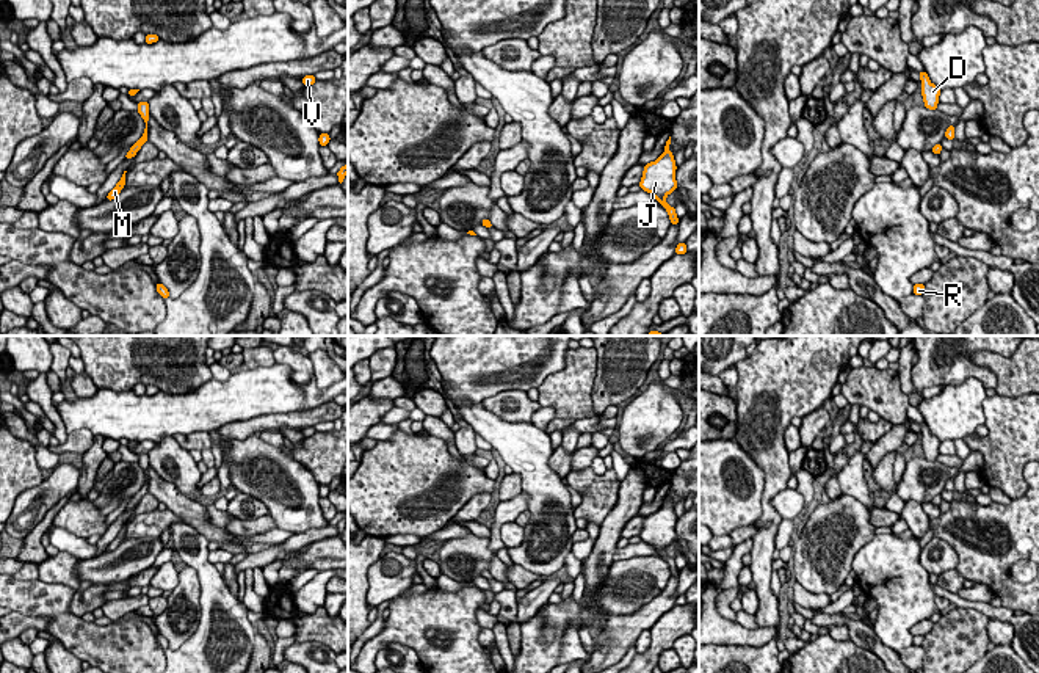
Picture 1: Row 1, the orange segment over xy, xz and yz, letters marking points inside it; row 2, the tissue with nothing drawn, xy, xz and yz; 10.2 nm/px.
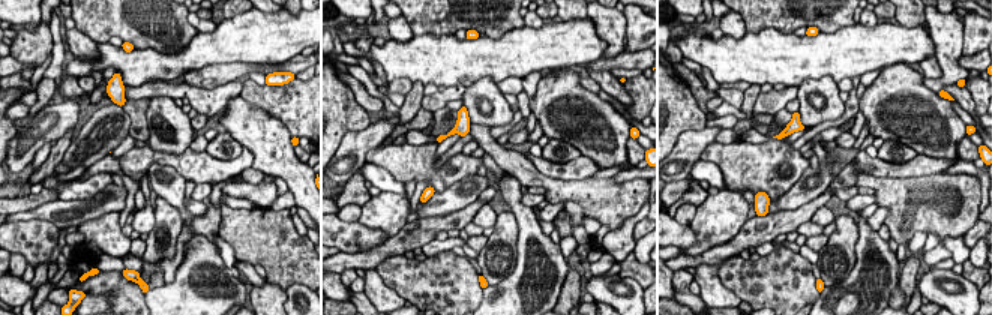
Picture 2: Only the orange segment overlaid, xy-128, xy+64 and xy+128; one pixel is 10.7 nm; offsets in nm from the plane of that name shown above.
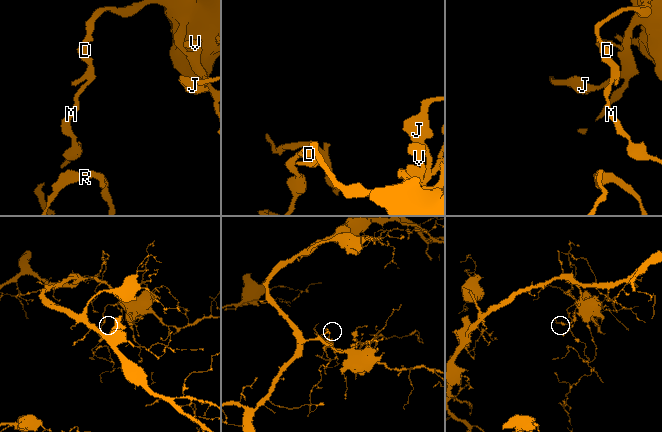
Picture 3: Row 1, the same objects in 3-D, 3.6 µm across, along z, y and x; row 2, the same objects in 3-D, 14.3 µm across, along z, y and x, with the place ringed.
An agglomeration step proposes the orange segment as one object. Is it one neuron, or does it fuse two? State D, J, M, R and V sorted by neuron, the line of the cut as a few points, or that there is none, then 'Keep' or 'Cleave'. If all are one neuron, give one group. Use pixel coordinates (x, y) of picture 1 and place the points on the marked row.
Groups: D J M R V. No split. Keep

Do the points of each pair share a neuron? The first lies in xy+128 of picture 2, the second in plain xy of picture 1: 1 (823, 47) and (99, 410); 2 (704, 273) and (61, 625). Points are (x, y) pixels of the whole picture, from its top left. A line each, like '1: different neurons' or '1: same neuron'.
1: same neuron
2: different neurons

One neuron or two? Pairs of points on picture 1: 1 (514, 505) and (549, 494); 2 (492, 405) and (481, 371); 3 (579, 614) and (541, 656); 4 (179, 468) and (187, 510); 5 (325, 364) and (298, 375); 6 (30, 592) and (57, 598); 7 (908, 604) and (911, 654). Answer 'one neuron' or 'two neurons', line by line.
1: two neurons
2: two neurons
3: one neuron
4: two neurons
5: two neurons
6: one neuron
7: two neurons

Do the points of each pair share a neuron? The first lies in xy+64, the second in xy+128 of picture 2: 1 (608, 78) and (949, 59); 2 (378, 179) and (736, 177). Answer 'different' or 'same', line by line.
1: different
2: different

